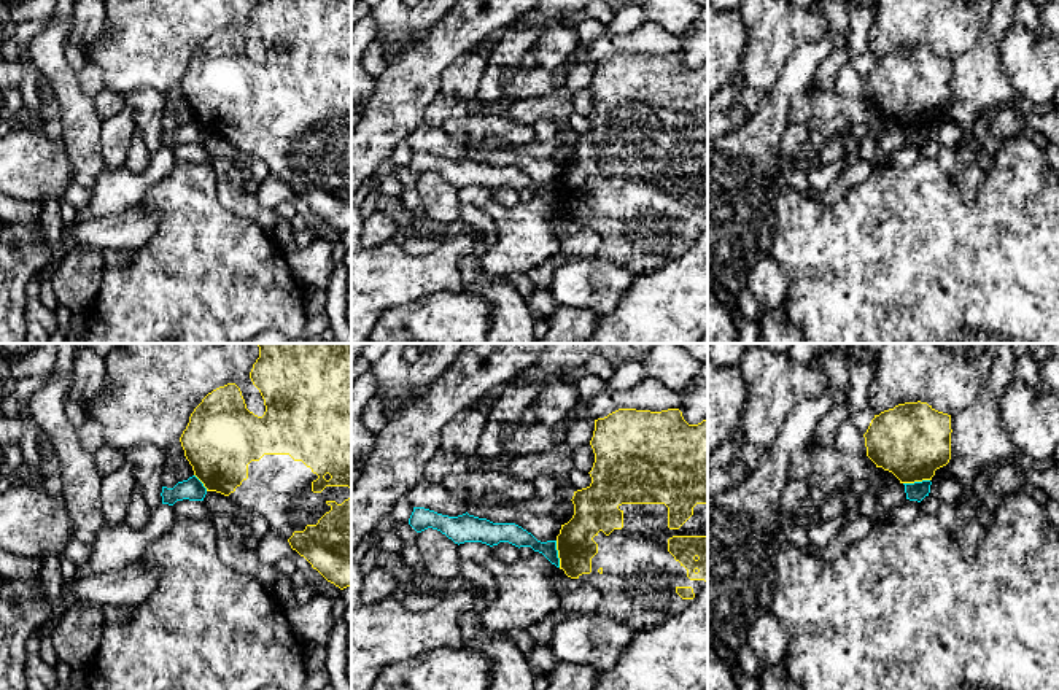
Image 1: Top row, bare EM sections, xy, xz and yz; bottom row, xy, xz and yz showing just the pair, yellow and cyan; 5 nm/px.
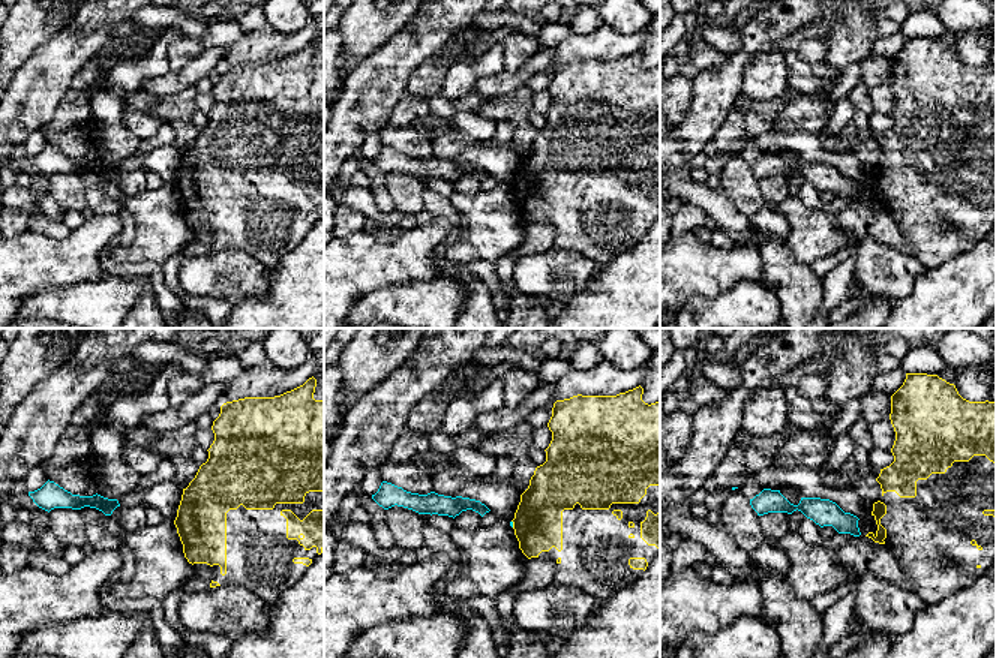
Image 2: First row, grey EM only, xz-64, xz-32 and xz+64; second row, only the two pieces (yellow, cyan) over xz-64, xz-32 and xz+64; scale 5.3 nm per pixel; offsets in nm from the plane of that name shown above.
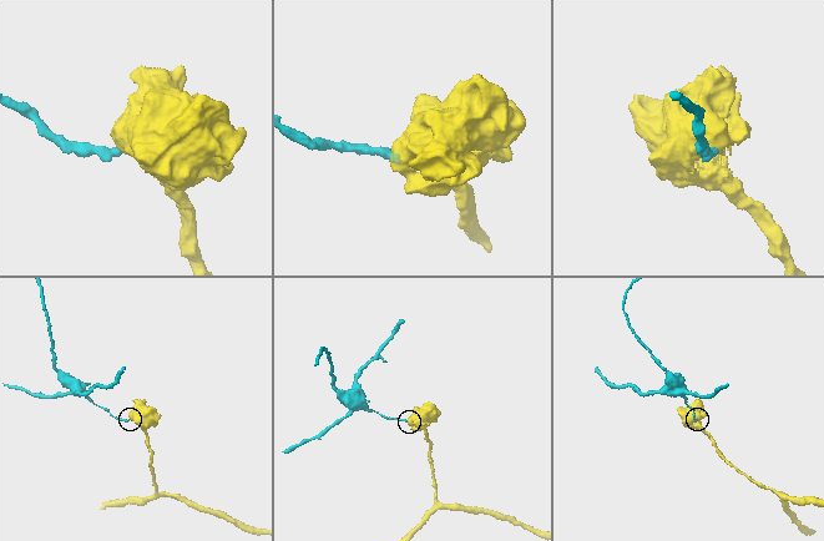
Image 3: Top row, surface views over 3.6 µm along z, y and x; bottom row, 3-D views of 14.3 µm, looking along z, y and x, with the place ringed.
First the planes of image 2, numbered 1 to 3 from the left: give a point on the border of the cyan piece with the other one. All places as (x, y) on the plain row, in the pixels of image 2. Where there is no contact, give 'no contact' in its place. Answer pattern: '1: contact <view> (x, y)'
1: no contact
2: contact xz-32 (513, 188)
3: no contact

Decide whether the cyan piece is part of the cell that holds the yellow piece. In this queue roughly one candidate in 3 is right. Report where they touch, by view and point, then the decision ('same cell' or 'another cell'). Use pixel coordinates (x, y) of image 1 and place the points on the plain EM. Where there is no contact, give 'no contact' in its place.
xz (558, 197) | another cell

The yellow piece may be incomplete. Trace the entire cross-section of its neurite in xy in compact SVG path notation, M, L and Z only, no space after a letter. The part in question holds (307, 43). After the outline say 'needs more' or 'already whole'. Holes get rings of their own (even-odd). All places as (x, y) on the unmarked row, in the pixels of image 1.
M259 0L253 8L250 22L264 43L264 59L258 60L246 52L235 27L213 33L194 52L180 81L184 100L207 135L229 140L235 149L262 159L269 165L270 175L286 183L291 192L304 200L328 226L340 234L351 231L351 0Z | needs more

